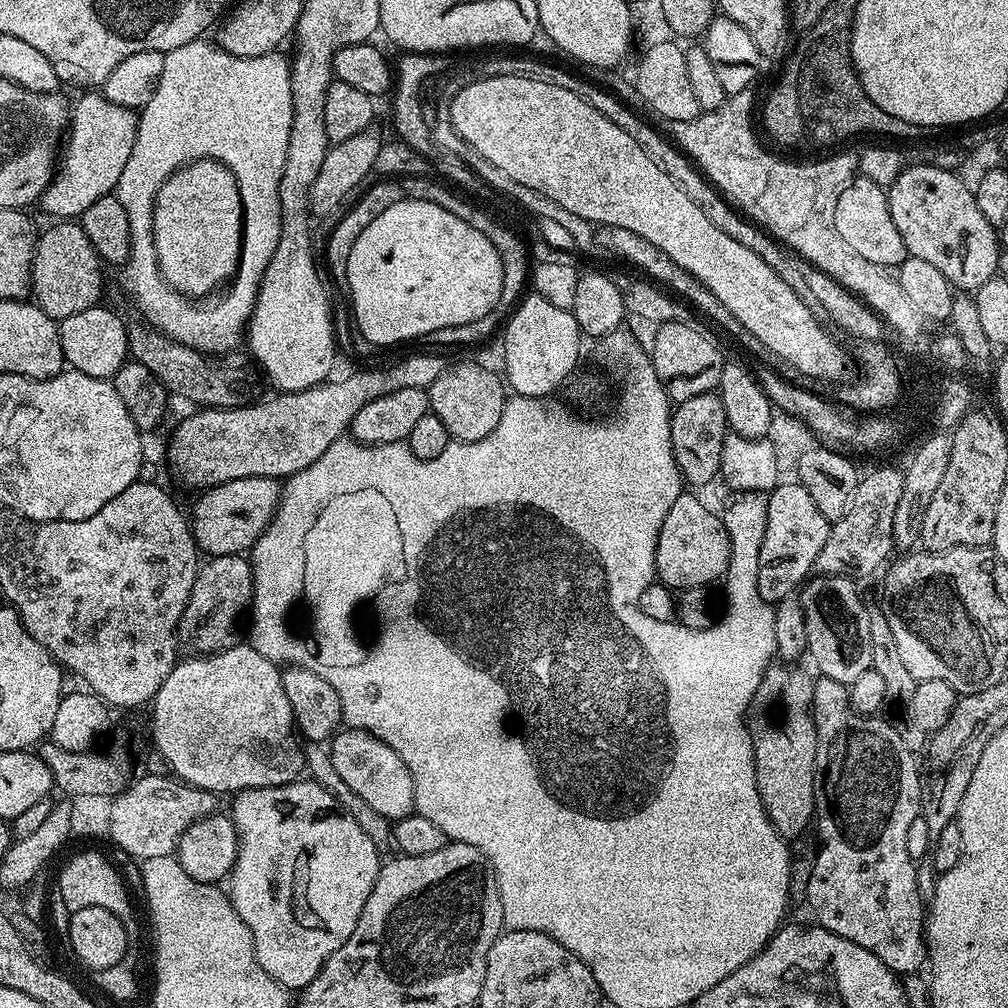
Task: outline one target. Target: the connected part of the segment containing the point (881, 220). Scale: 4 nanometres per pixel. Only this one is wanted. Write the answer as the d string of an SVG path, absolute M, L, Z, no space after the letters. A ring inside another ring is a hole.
M857 175L840 189L834 210L834 226L838 234L842 234L846 246L851 246L854 254L862 254L866 262L874 262L883 268L896 270L909 256L902 242L902 234L898 234L898 226L894 226L886 189L878 186L878 182L870 182L870 178Z

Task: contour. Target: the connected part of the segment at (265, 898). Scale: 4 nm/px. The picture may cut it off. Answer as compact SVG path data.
M311 778L292 780L289 784L270 786L269 788L246 788L242 792L235 793L231 800L230 815L240 839L240 849L236 855L230 879L226 884L227 895L232 901L234 910L242 918L242 922L246 922L246 926L252 931L256 960L262 966L262 970L266 970L266 974L270 974L270 978L278 981L283 988L302 990L319 974L324 963L348 941L350 934L354 934L354 926L358 926L362 906L366 906L366 898L370 898L370 894L374 890L374 882L380 873L381 849L376 848L374 842L370 842L366 830L362 830L362 826L358 826L358 822L354 822L352 815L340 807L334 794L330 794L330 790L326 790Z

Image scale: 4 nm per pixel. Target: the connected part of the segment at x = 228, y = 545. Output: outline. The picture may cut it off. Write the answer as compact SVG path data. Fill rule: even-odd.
M270 476L238 478L203 489L190 511L192 537L196 539L197 549L201 553L208 552L209 557L247 553L271 524L281 491L281 485Z

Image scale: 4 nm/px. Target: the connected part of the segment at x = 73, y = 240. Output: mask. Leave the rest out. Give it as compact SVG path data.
M56 222L53 228L39 233L34 258L32 259L31 295L35 303L57 322L70 318L70 314L82 314L82 310L90 310L101 303L100 295L104 292L104 272L99 254L94 250L90 238L86 238L84 229L76 222Z

